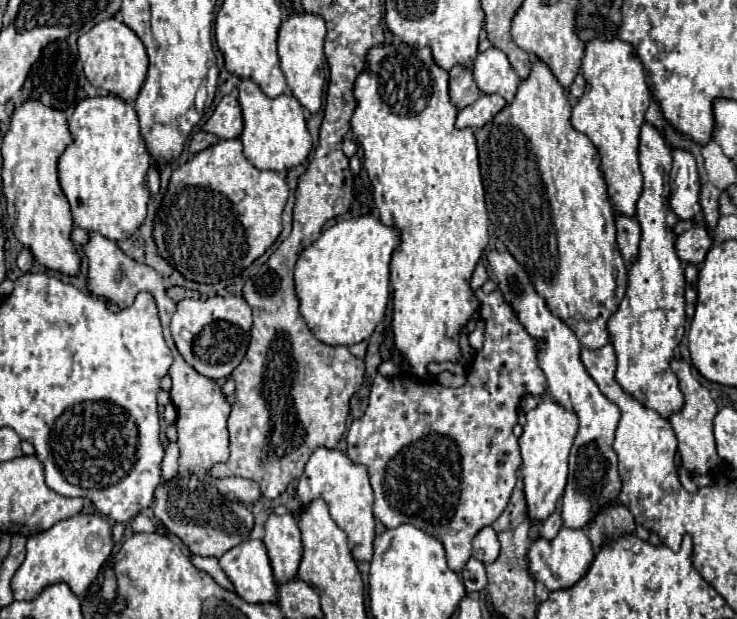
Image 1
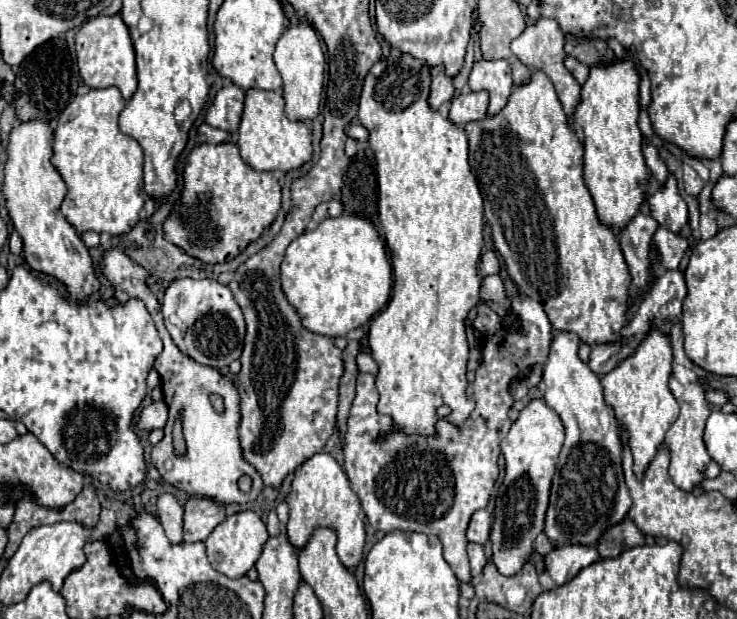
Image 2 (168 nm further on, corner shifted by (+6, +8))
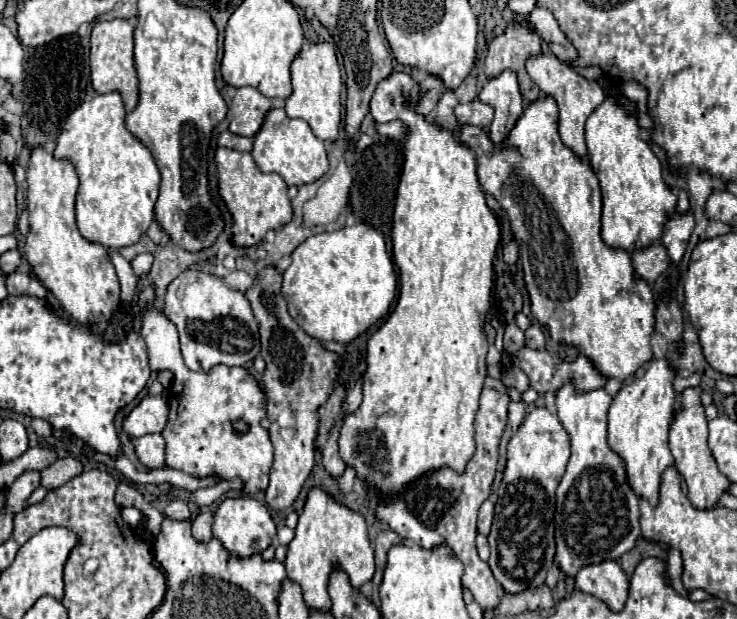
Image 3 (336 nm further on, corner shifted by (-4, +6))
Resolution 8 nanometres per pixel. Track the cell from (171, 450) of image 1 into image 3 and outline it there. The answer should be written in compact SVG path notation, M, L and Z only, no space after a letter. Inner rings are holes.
M172 500L172 502L166 506L164 516L166 516L166 518L172 518L172 520L188 520L188 518L190 518L190 512L188 512L186 502L182 502L182 500Z

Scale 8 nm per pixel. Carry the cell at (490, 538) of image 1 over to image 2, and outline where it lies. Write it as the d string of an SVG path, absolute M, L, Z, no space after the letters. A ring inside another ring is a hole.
M478 510L470 520L468 540L480 546L486 546L490 544L490 530L492 530L492 516L486 510Z

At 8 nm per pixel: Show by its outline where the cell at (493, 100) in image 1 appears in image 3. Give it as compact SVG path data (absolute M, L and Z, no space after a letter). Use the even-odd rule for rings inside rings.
M478 98L468 104L458 104L454 114L460 124L472 124L478 128L488 128L488 124L492 122L492 108Z

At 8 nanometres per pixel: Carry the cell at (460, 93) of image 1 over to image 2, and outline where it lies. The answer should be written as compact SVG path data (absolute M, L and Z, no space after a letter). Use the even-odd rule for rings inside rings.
M434 66L432 70L432 90L430 90L430 106L434 106L436 110L444 108L450 104L450 100L454 98L454 84L452 84L452 78L446 76L444 72L444 66Z

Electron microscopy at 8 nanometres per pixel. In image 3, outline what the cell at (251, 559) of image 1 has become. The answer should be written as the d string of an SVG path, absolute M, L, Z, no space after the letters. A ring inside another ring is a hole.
M232 496L222 500L218 510L214 512L212 532L214 538L222 540L222 544L230 552L236 552L236 556L252 556L252 552L264 552L270 546L272 536L276 536L276 526L264 504L250 496Z

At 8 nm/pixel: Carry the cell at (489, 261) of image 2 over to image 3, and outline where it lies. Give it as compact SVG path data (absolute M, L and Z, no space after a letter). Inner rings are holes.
M510 240L504 248L502 248L502 256L504 256L504 262L506 264L514 264L518 260L518 242L516 240Z

